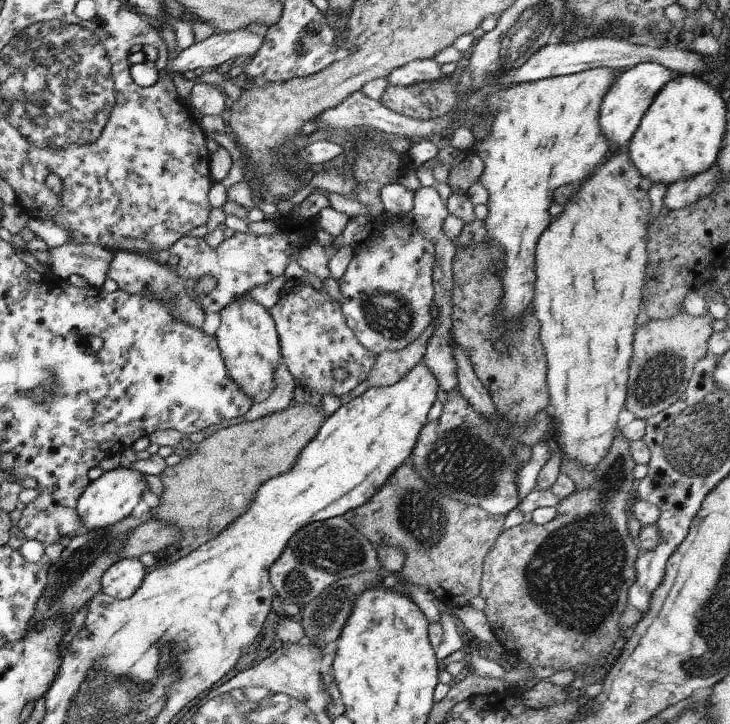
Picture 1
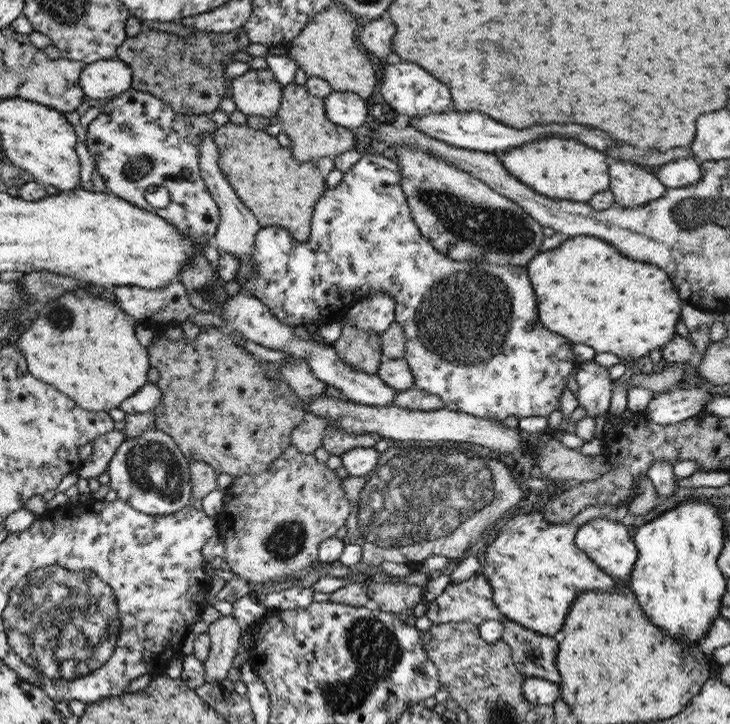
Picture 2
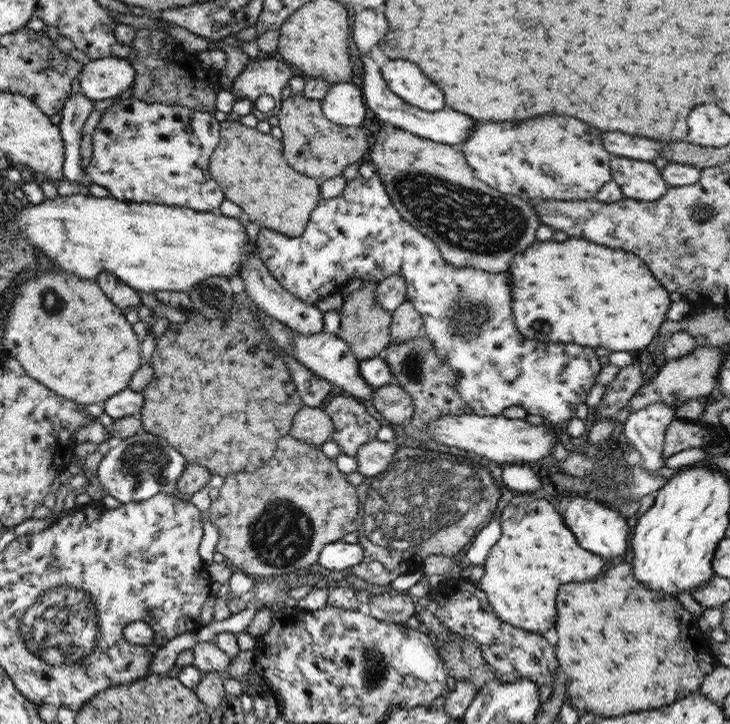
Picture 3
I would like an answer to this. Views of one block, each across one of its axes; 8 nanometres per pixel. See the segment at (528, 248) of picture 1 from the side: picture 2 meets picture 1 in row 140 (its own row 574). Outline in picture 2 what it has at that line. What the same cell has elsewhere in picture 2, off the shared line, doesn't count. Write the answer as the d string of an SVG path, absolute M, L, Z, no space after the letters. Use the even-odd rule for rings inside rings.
M625 504L622 505L603 505L587 506L580 510L567 523L549 522L539 512L528 512L526 514L516 514L509 518L503 526L496 532L495 538L491 540L485 548L483 564L480 567L479 575L487 579L487 583L492 589L492 601L497 611L501 612L505 618L519 624L521 627L532 630L540 635L552 637L563 624L563 618L579 590L595 590L595 592L611 592L620 584L601 572L580 549L575 547L573 537L576 530L584 522L594 518L605 518L611 521L620 522L628 511Z

